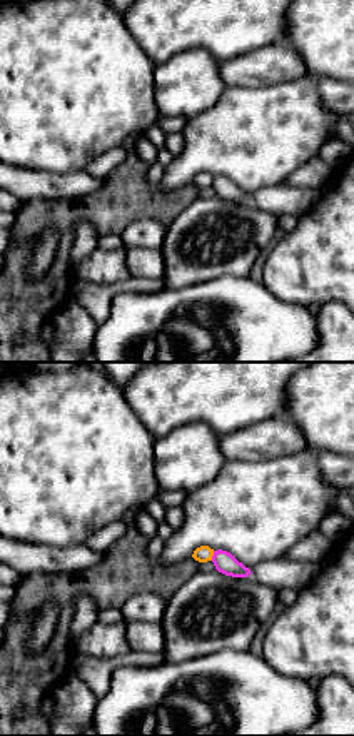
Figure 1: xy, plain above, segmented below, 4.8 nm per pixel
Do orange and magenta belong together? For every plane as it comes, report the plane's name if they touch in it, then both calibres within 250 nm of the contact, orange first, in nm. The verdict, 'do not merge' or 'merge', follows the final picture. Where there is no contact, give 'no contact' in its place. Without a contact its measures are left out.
contact in xy; calibres 80 and 100 nm

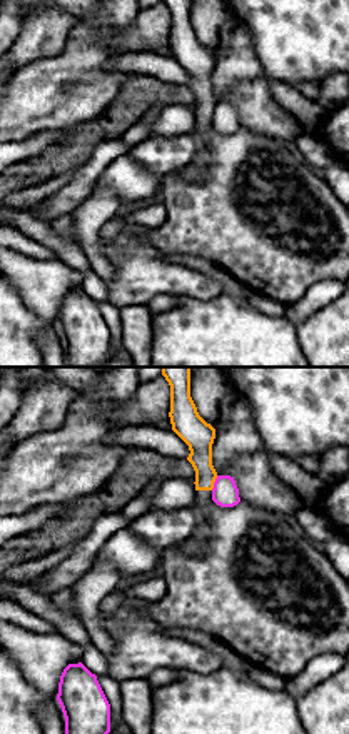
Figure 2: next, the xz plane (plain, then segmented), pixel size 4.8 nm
contact in xz; calibres 150 and 130 nm

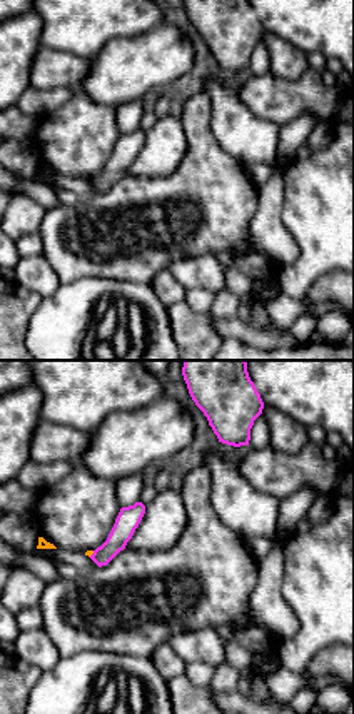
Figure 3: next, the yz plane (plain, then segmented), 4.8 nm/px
contact in yz; calibres 30 and 110 nm

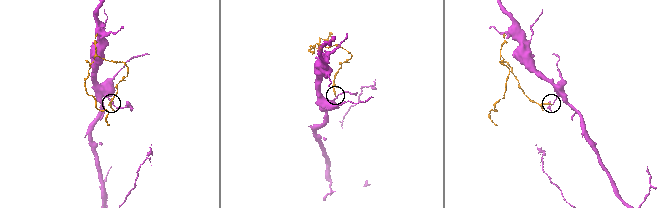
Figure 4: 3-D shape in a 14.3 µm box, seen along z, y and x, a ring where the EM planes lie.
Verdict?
do not merge

